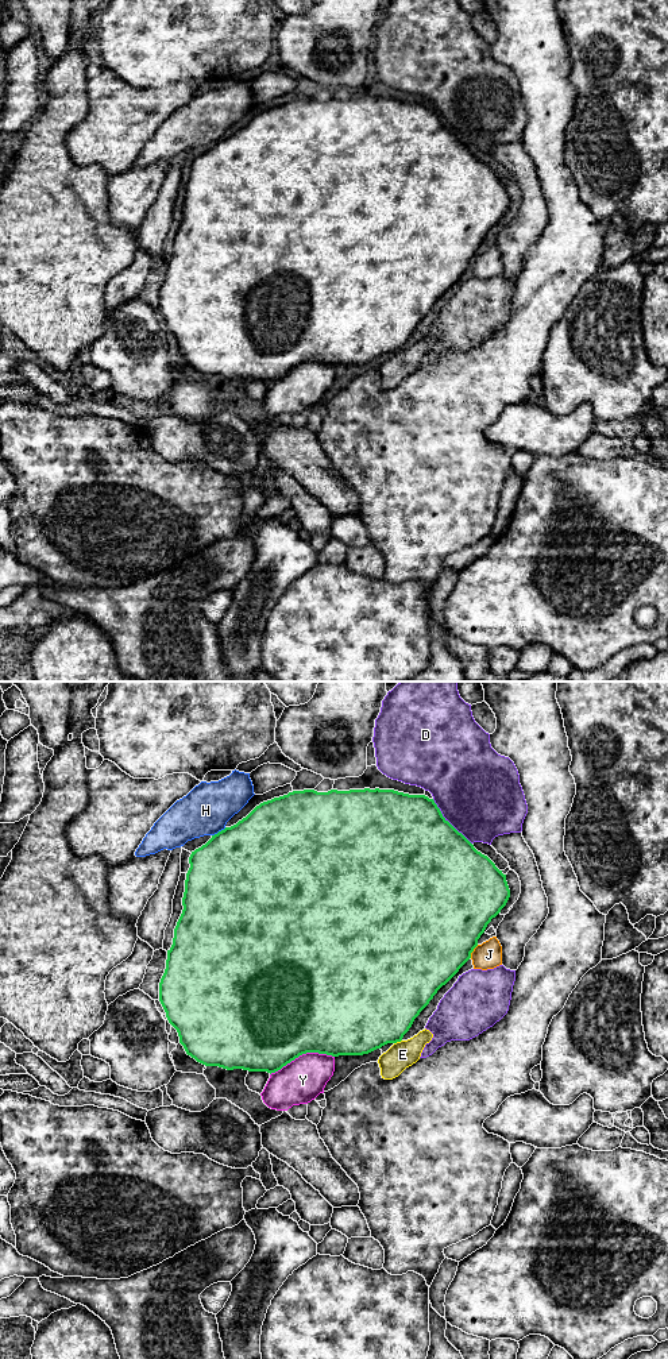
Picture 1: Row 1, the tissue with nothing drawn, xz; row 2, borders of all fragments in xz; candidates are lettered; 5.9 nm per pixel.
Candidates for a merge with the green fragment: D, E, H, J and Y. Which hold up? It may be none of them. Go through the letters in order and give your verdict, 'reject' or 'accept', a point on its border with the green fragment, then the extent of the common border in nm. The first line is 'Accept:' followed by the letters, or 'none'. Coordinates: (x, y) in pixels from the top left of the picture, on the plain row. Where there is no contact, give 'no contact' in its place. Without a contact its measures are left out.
Accept: Y
D: reject | xz (448, 131) | 360 nm
E: reject | xz (397, 350) | 50 nm
H: reject | xz (219, 141) | 100 nm
J: reject | xz (472, 259) | 90 nm
Y: accept | xz (301, 363) | 400 nm

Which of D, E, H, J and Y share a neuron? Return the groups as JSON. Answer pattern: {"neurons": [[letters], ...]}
{"neurons": [["D"], ["E"], ["H"], ["J"], ["Y"]]}

